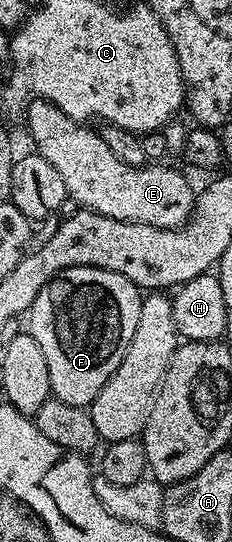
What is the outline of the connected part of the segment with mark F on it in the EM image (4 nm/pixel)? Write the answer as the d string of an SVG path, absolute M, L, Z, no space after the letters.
M87 266L63 270L39 290L27 313L27 332L35 338L35 342L39 342L39 350L43 350L43 358L47 358L49 390L56 399L71 402L71 406L80 408L88 408L93 403L107 378L111 378L119 362L123 362L127 346L131 346L135 326L139 326L142 299L137 285L123 278L123 274Z

